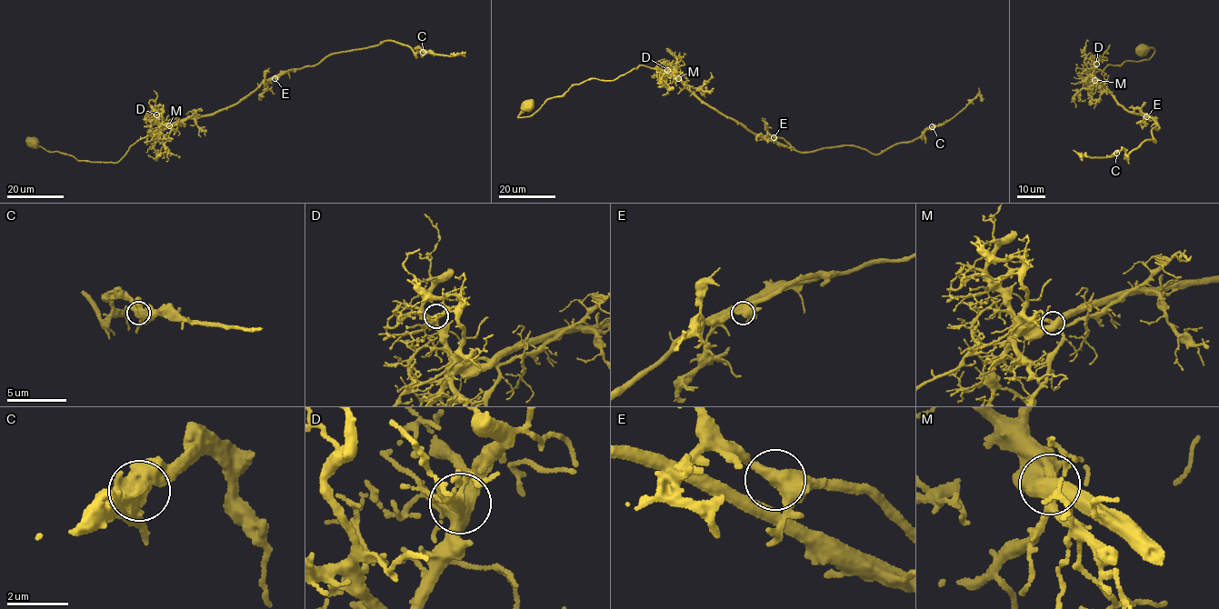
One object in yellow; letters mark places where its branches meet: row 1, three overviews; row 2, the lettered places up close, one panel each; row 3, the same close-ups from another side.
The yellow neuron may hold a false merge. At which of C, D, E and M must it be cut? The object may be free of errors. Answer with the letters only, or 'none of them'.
none of them

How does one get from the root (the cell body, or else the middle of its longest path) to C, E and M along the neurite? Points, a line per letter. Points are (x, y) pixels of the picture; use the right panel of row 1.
C: (1144, 49), (1154, 50), (1148, 60), (1107, 65), (1092, 83), (1081, 73), (1159, 126), (1154, 143), (1116, 153)
E: (1144, 49), (1154, 50), (1148, 60), (1081, 78), (1146, 116)
M: (1144, 49), (1154, 50), (1148, 60), (1107, 65), (1094, 74), (1092, 83), (1084, 83), (1082, 73), (1094, 79)

